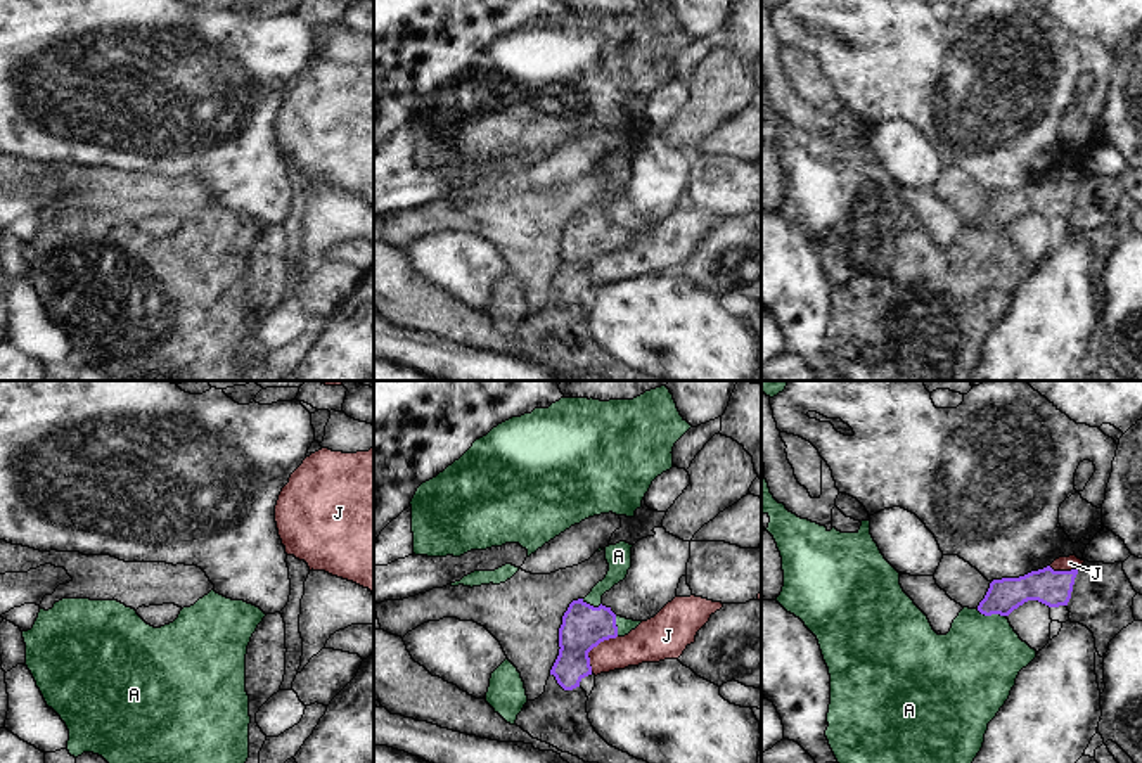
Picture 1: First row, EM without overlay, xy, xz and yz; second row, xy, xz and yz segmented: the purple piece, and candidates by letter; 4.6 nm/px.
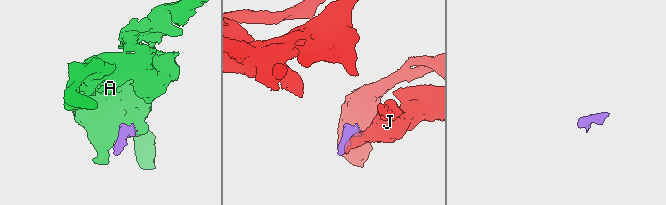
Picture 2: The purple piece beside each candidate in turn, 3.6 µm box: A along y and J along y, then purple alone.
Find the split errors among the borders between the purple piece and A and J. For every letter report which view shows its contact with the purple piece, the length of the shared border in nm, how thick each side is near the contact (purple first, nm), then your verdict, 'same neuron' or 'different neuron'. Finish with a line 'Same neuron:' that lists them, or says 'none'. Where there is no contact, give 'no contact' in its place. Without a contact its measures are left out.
A: yz | 140 nm | 160/400 nm | same neuron
J: xz | 220 nm | 220/180 nm | different neuron
Same neuron: A

